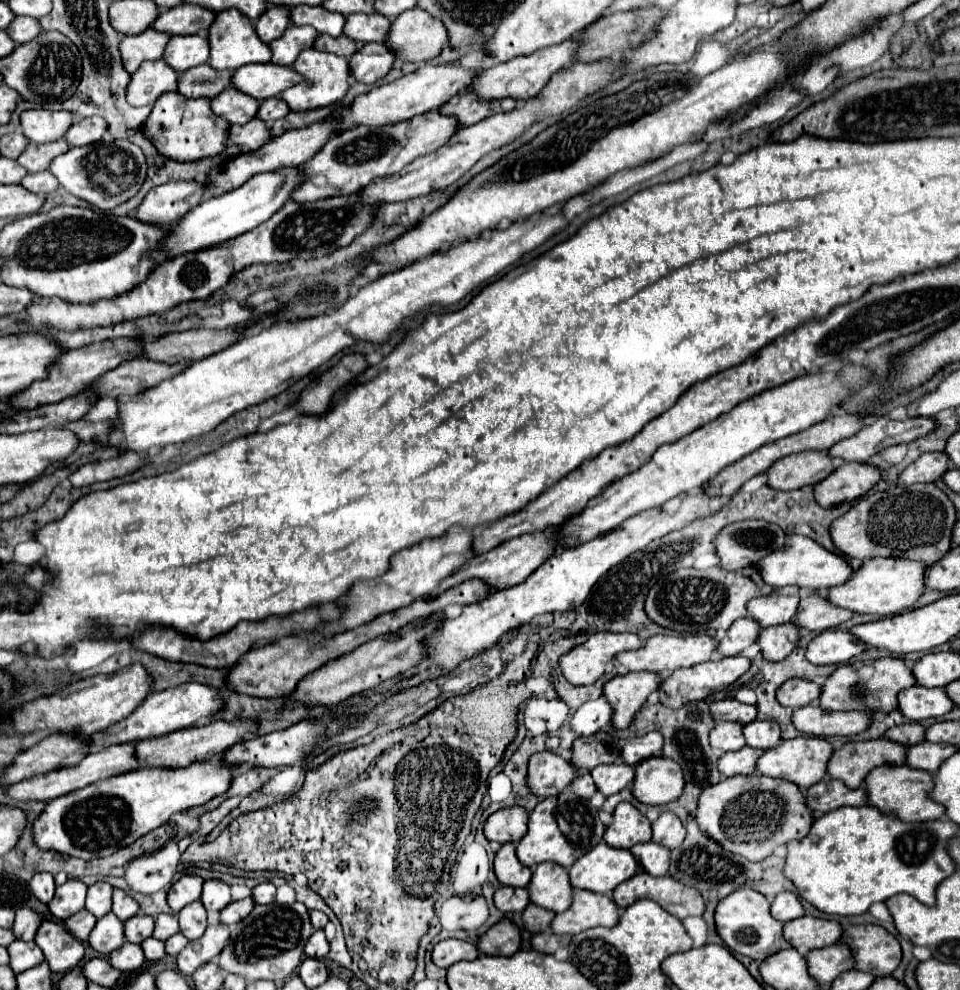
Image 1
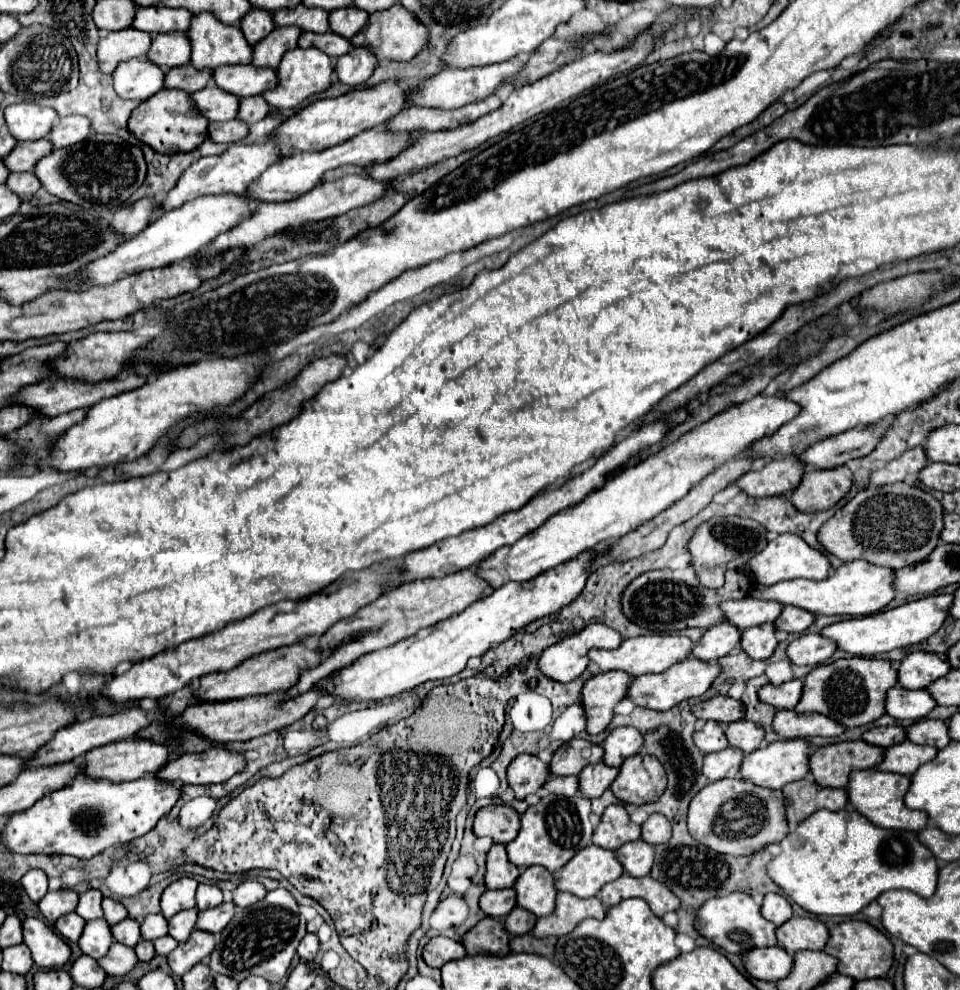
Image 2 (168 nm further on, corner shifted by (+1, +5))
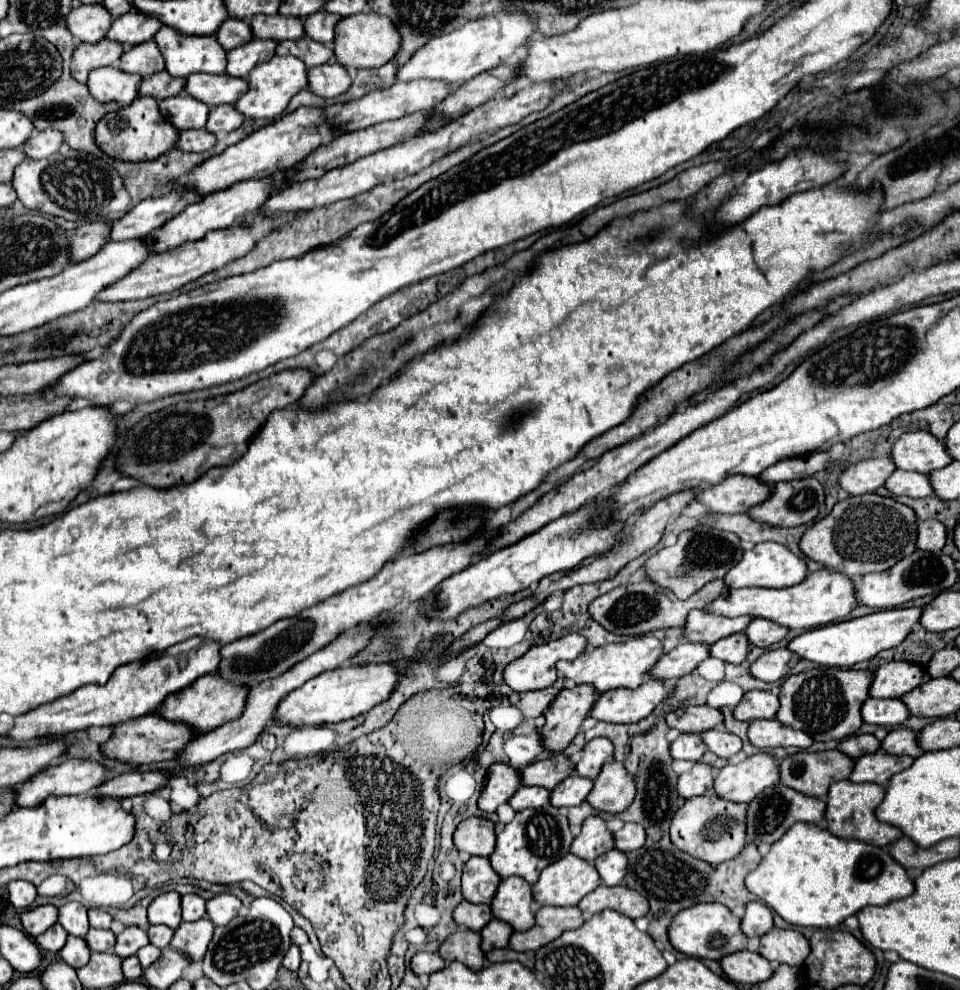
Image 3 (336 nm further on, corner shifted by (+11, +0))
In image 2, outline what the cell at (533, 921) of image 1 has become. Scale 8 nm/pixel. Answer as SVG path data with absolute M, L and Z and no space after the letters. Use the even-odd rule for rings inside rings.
M515 908L515 910L511 910L507 916L505 916L505 920L503 920L503 926L507 928L507 932L509 934L527 934L527 932L531 932L533 930L533 926L535 926L535 922L537 922L537 916L535 914L529 914L525 908Z

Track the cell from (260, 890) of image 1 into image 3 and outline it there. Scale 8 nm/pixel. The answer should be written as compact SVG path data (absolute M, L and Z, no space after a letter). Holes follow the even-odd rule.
M217 895L207 901L205 917L213 921L213 925L227 925L233 917L237 917L241 909L241 901L235 895Z

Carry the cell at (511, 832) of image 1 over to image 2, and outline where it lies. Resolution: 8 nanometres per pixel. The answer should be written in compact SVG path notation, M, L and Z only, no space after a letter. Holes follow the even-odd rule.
M491 804L477 812L473 822L475 836L489 836L493 842L507 844L519 832L519 814L511 806Z

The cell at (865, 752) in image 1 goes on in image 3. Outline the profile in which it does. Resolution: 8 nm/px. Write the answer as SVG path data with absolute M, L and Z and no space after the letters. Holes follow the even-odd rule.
M837 749L819 753L799 751L781 761L781 783L799 793L825 801L829 785L833 781L847 779L851 771L853 759Z

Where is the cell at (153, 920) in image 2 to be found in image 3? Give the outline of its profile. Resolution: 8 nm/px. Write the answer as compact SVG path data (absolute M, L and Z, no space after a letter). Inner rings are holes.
M125 927L123 933L117 935L117 943L113 947L113 953L121 959L135 955L143 945L149 943L147 933L141 927Z

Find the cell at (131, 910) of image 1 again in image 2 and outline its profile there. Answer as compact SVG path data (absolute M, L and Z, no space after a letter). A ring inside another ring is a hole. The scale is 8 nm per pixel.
M103 898L103 912L105 912L105 920L111 926L115 926L117 922L121 922L121 920L125 920L129 916L127 908L121 902L113 900L113 898Z

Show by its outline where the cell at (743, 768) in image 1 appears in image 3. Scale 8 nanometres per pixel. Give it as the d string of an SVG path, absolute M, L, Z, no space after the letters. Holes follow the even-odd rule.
M695 763L691 771L683 773L677 781L677 793L683 799L691 799L697 795L711 793L713 789L713 779L715 779L715 769L703 763Z

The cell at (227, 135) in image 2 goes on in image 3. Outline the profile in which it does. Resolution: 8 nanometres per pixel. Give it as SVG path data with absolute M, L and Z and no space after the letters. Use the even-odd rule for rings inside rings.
M199 129L199 131L179 131L175 149L181 149L181 151L209 151L215 143L217 143L215 135L205 131L205 129Z

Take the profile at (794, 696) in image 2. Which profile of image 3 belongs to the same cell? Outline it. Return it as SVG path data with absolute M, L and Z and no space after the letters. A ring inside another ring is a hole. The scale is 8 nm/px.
M747 691L739 705L733 709L733 717L739 721L755 721L767 719L767 715L775 715L779 709L779 699L771 691Z

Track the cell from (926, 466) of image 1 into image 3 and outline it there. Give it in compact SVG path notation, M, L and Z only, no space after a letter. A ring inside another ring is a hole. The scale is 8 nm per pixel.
M889 457L883 459L863 459L847 465L839 475L839 487L849 495L875 493L883 487L885 479L895 471Z

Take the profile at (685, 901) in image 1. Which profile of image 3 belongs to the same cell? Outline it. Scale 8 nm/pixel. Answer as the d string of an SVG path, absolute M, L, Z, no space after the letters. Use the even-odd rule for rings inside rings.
M599 885L593 893L585 895L585 899L579 901L577 907L583 911L585 919L589 919L589 915L595 915L603 909L613 909L631 919L643 917L649 911L649 903L645 901L645 897L625 885L617 885L617 887Z

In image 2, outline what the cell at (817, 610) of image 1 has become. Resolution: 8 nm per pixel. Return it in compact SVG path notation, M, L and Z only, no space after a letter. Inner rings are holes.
M785 606L781 616L775 620L777 630L785 630L789 634L801 634L805 632L815 620L813 612L803 612L803 608L795 608L795 606Z

